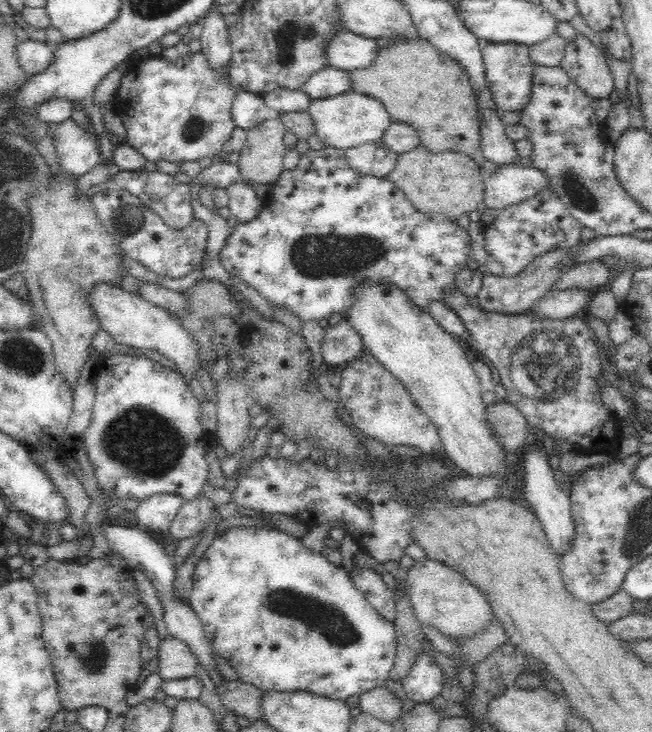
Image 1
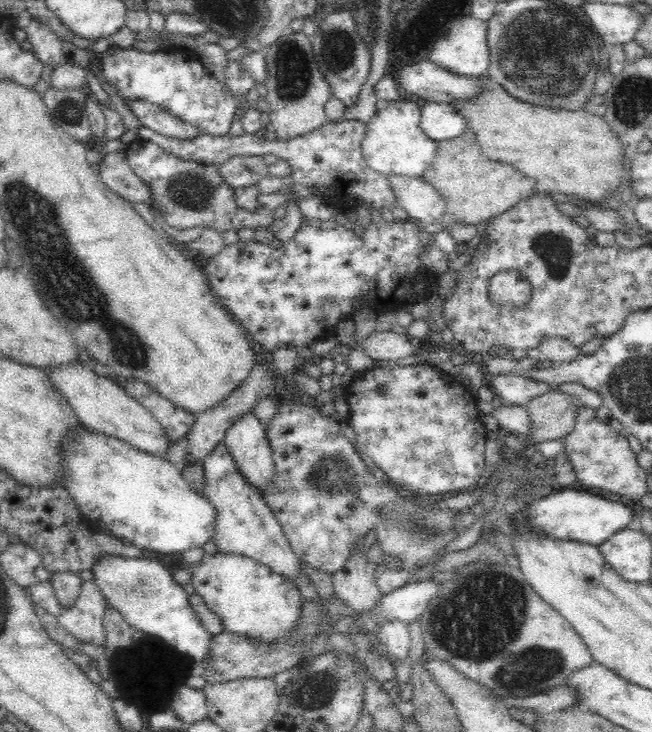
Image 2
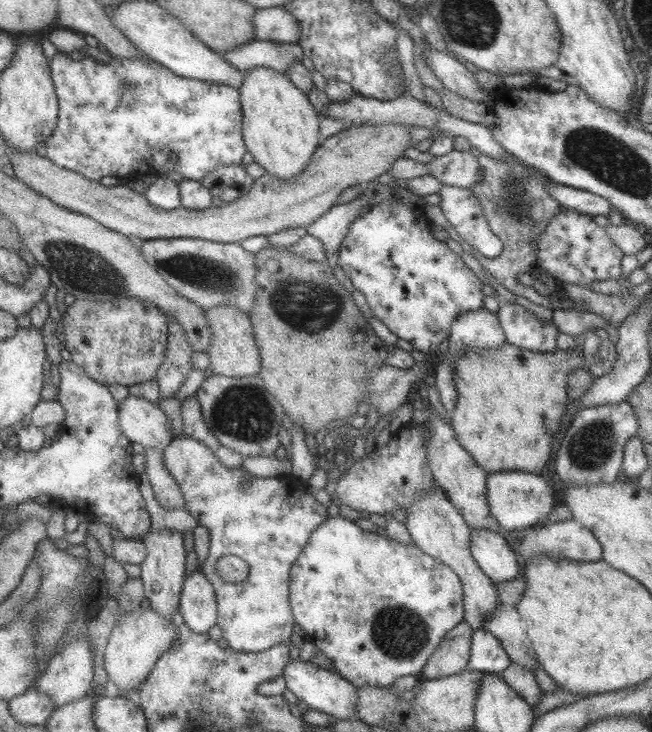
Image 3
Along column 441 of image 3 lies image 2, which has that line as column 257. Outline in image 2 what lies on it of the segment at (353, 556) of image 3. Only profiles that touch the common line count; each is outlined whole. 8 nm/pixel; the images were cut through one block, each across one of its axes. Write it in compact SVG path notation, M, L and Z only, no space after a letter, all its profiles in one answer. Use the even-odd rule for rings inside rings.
M204 556L200 566L186 566L192 572L192 592L200 594L206 606L218 614L226 632L244 634L252 640L282 642L294 632L300 616L302 592L298 584L288 584L264 564L242 556Z

